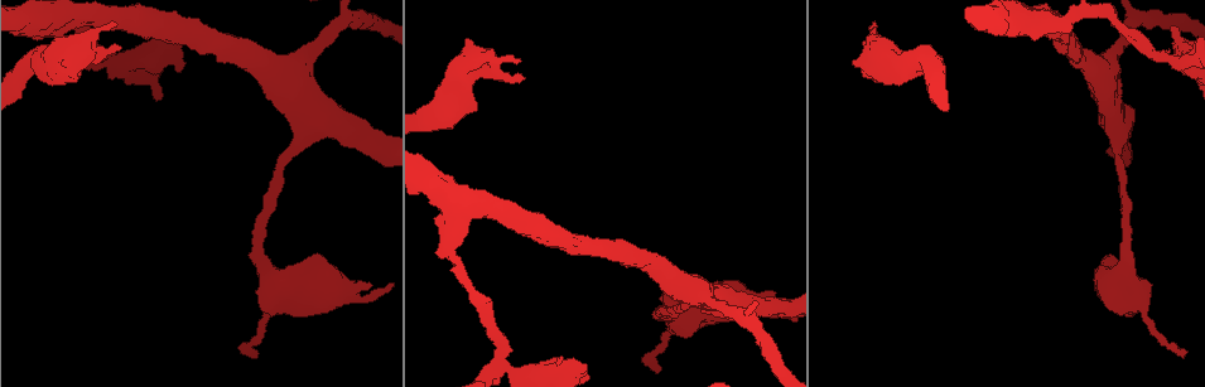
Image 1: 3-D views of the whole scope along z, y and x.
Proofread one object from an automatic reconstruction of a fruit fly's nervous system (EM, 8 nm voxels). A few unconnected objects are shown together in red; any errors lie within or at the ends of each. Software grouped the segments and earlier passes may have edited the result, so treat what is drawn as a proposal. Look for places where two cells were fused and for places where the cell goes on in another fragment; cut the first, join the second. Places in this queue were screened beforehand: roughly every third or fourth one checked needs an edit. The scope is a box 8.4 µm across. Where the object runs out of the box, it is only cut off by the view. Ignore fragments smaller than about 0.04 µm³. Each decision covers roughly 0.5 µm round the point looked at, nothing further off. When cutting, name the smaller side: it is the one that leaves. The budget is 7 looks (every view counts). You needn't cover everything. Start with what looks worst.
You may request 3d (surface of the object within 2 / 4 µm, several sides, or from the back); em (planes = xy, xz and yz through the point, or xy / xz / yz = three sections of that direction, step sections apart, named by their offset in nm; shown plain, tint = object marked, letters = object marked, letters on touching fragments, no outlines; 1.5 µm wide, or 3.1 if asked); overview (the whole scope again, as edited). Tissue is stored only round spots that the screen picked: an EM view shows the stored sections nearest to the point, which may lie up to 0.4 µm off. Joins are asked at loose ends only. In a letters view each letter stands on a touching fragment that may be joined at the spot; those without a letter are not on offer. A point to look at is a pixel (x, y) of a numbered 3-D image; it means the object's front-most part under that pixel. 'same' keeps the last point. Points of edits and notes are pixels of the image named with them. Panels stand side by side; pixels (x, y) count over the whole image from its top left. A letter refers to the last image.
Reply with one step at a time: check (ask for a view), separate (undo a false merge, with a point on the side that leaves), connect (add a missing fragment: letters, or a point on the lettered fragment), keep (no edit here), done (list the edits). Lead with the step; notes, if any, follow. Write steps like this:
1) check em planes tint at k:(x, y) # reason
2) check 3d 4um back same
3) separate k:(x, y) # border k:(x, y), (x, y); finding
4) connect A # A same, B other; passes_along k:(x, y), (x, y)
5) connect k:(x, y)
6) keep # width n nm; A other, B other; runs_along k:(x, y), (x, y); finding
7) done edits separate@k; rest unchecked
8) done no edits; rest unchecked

check em planes tint at 1:(466, 38) # stops while still wide

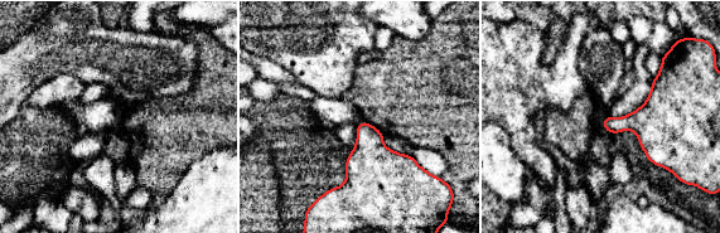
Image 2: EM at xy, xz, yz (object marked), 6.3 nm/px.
check em planes letters same

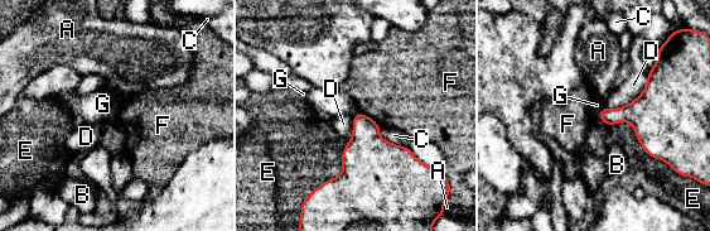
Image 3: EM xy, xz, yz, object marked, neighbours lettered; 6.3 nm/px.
keep # A other, B other, C other, D other, E other, F other, G other; none of them fits

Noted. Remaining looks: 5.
check 3d 2um at 1:(498, 362) # arms part here

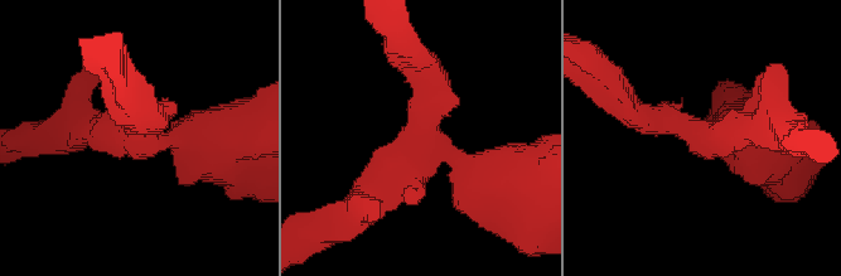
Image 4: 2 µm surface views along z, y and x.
check em planes letters at 4:(425, 134) # arms 3; arm_widths 220, 280, 400 nm; need the tissue

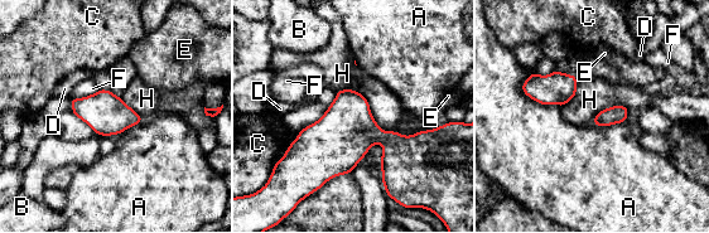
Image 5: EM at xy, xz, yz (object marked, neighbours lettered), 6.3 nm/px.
keep # width 110 nm; A other, B other, C other, D other, E other, F other, H other; one cell here

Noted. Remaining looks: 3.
check em 3.1um planes plain at 1:(449, 248)

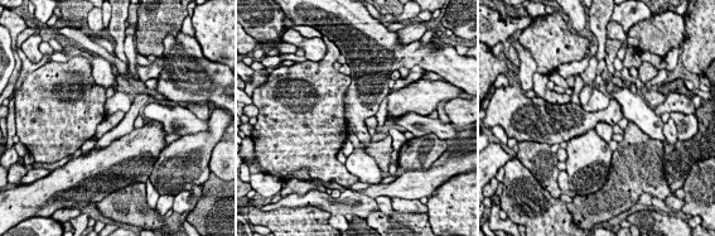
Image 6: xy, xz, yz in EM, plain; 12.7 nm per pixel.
check em 3.1um planes letters same

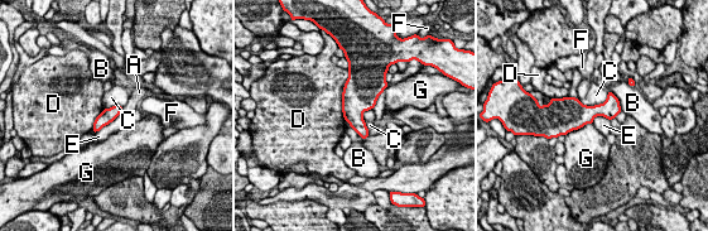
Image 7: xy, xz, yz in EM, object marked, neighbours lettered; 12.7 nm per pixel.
keep # width 180 nm; A other, B other, C other, D other, E other, F other, G other; border 7:(123, 107), (111, 121), (95, 133); one cell here

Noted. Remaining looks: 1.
done no edits; rest unchecked

